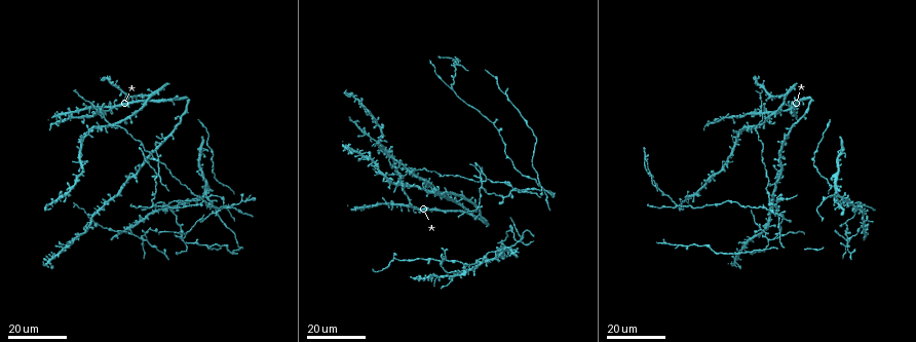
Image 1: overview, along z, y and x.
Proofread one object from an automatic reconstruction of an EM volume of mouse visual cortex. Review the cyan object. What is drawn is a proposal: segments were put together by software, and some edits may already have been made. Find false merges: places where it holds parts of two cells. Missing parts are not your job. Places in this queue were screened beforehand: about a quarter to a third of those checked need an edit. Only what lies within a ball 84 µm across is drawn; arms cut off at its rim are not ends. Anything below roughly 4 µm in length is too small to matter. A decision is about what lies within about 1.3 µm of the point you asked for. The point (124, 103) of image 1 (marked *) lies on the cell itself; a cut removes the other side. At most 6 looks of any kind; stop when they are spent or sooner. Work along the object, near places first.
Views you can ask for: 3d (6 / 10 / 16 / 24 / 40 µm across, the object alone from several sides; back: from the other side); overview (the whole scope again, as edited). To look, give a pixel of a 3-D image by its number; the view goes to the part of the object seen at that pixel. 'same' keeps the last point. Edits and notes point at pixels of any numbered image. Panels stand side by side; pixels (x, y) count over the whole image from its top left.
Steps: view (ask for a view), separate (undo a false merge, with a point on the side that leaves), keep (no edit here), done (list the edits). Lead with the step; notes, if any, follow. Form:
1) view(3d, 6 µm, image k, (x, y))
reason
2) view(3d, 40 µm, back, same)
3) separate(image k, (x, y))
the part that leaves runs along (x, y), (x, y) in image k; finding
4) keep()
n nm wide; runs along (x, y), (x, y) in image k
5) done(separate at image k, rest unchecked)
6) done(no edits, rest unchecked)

view(3d, 16 µm, image 1, (523, 175))
sudden change in width

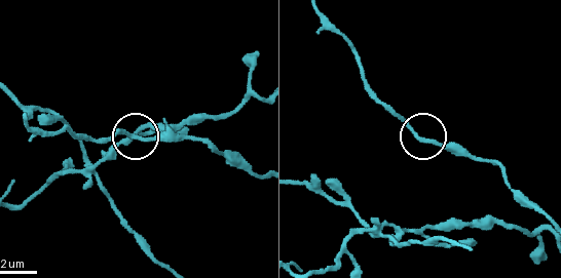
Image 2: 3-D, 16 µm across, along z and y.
view(3d, 6 µm, image 2, (148, 138))
zoom in

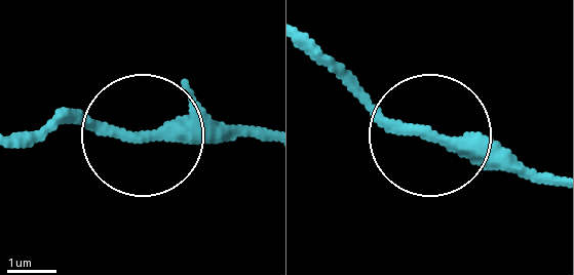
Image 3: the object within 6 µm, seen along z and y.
keep()
260 nm wide; continuous, no second cell

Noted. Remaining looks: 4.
view(3d, 24 µm, image 1, (515, 190))
four or more arms meet

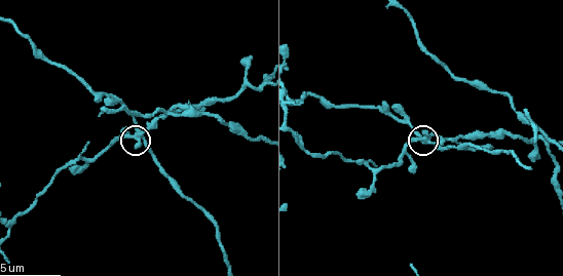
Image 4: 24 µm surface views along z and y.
view(3d, 6 µm, image 4, (134, 137))
closer look

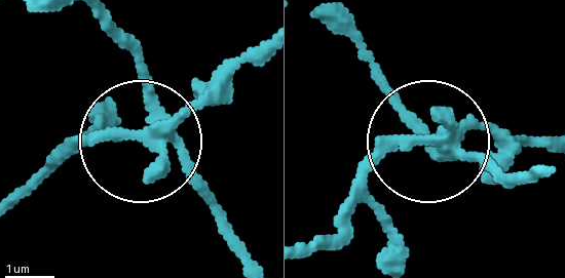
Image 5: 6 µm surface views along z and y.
separate(image 5, (89, 140))
5 arms; the part that leaves runs along (156, 136), (74, 136), (13, 189) in image 5; two cells meet here

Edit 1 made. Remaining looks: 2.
view(3d, 24 µm, image 1, (152, 207))
two arms in line, one across

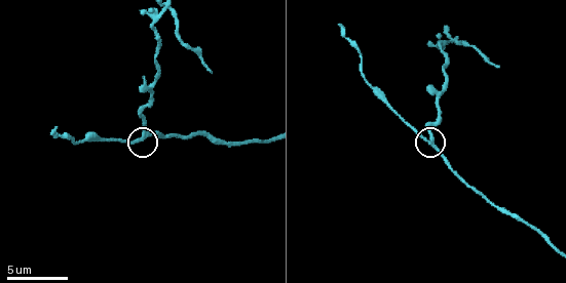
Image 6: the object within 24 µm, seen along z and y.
view(3d, 6 µm, image 6, (430, 145))
zoom in

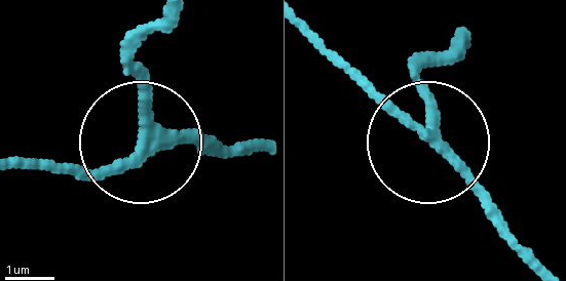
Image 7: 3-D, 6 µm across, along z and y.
keep()
3 arms; runs along (259, 151), (148, 139), (111, 167), (66, 175) in image 7; continuous, no second cell

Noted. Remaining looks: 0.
done(separate at image 5, rest unchecked)

